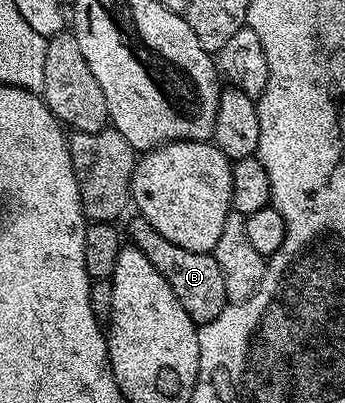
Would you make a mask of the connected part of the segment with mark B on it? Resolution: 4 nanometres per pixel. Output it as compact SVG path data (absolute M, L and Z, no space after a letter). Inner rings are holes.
M135 214L132 217L127 224L127 232L131 235L130 243L133 247L141 250L141 254L145 254L145 258L149 258L153 266L157 266L157 274L161 274L161 278L169 282L169 290L177 294L177 302L185 306L185 314L189 314L195 325L202 326L213 322L213 318L217 318L217 314L221 314L221 310L229 303L225 276L221 274L214 255L209 252L185 250L185 246L177 246L169 242L169 238L161 238L161 234L157 234L157 230L149 226L144 216Z

